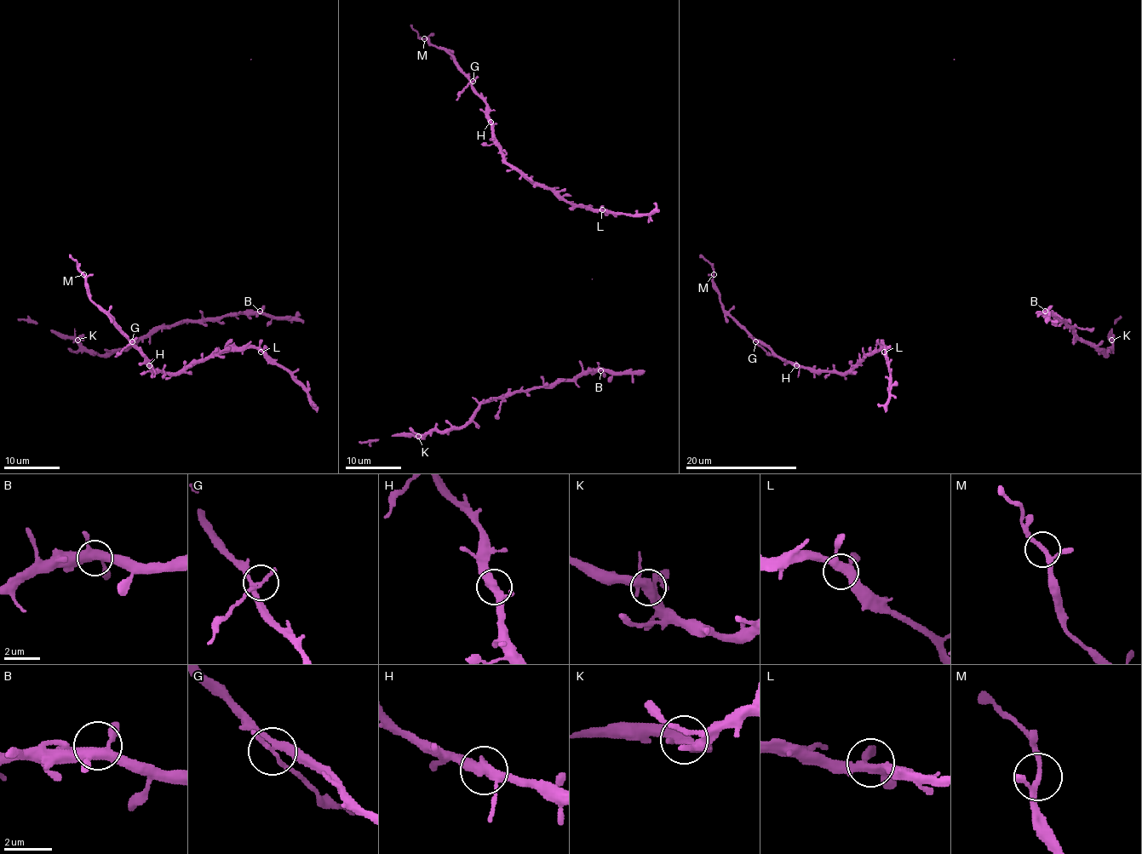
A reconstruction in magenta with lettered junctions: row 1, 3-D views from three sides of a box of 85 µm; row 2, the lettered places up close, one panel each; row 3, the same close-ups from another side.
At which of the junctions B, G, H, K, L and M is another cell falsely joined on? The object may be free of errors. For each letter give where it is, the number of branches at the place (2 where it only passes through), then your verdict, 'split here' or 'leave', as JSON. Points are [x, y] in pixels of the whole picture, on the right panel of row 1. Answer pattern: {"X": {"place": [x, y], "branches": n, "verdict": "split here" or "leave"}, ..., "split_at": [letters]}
{"B": {"place": [1045, 311], "branches": 4, "verdict": "leave"}, "G": {"place": [755, 341], "branches": 4, "verdict": "split here"}, "H": {"place": [796, 365], "branches": 3, "verdict": "leave"}, "K": {"place": [1111, 340], "branches": 4, "verdict": "leave"}, "L": {"place": [884, 352], "branches": 4, "verdict": "leave"}, "M": {"place": [714, 274], "branches": 3, "verdict": "leave"}, "split_at": ["G"]}

